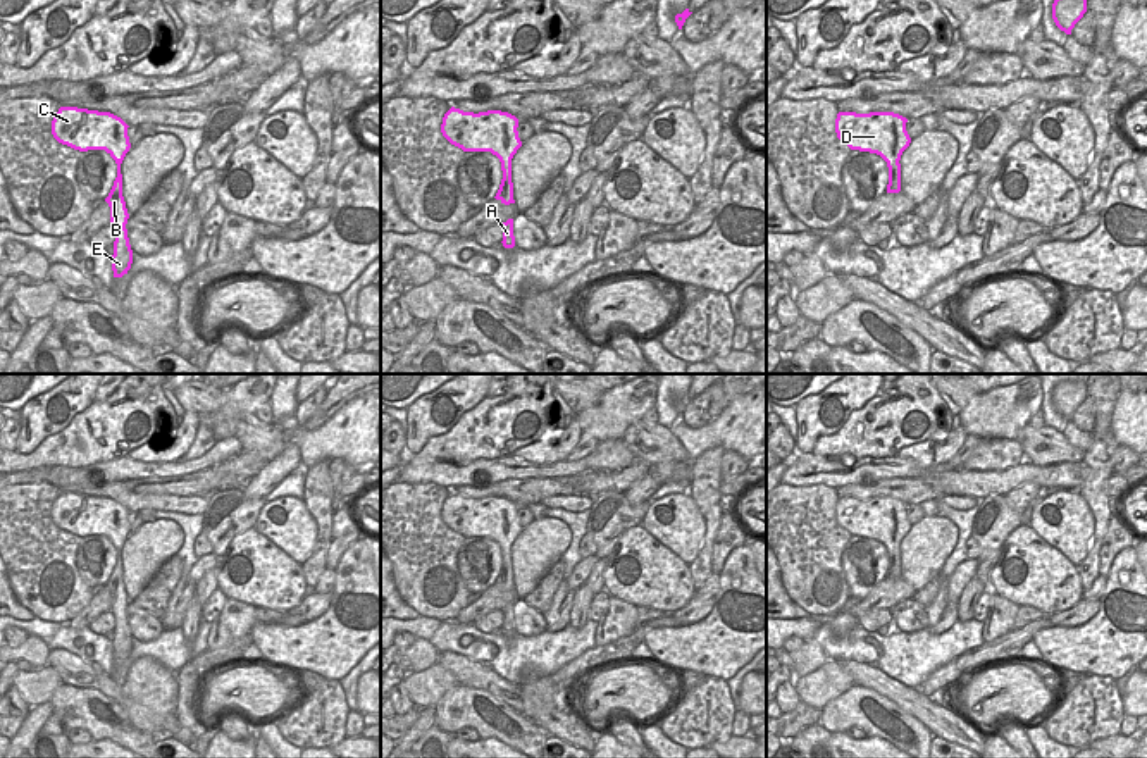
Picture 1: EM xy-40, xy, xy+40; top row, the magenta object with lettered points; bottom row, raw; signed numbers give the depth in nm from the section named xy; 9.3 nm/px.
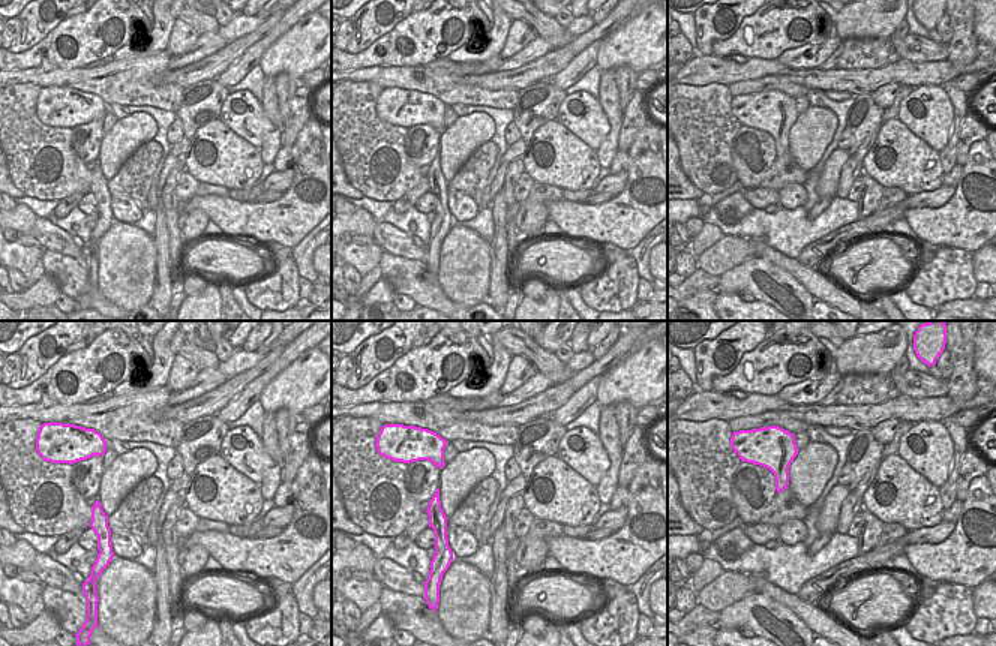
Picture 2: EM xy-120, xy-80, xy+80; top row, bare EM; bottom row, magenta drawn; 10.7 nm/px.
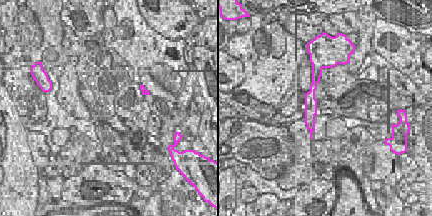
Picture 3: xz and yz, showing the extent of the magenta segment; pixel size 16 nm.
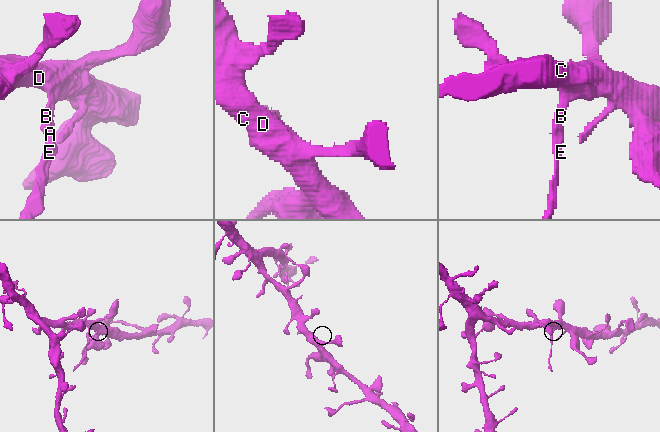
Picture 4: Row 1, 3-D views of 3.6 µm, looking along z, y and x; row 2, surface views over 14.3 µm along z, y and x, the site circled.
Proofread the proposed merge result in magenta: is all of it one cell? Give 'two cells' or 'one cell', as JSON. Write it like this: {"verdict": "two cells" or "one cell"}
{"verdict": "two cells"}

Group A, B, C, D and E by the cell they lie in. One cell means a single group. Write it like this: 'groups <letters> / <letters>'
groups A B E / C D

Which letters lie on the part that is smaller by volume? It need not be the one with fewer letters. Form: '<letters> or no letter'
A, B, E

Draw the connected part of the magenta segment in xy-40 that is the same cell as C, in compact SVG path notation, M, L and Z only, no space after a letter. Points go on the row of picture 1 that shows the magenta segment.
M60 107L52 121L52 134L59 143L67 145L79 152L105 150L115 160L117 164L115 179L121 181L121 191L122 191L121 164L131 148L127 127L129 126L121 117L110 112L98 112L78 107Z

